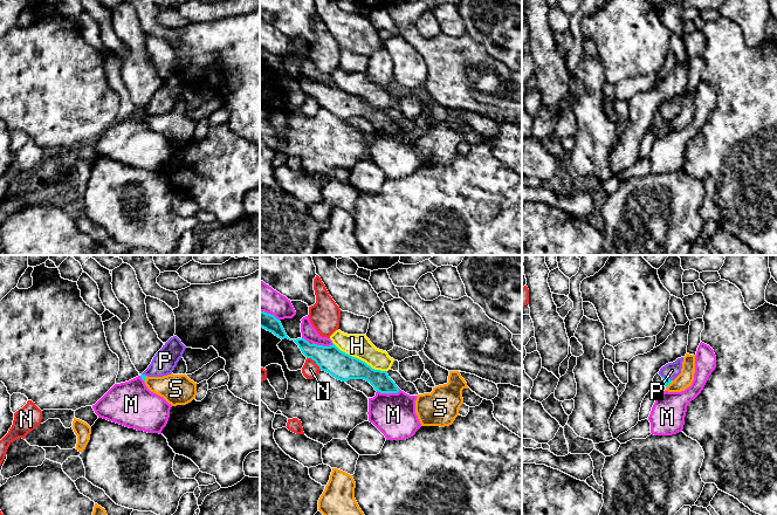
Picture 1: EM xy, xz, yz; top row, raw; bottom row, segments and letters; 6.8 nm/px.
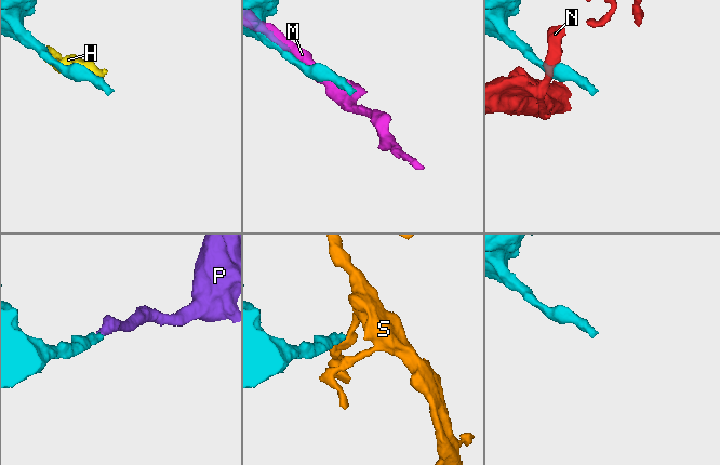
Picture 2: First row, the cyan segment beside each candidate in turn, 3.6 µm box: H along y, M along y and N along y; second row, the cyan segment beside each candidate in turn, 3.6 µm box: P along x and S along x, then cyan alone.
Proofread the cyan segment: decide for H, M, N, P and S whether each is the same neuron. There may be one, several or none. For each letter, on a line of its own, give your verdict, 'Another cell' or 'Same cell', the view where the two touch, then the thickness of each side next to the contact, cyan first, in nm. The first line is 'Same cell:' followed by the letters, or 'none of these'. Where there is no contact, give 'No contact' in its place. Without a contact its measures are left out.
Same cell: P
H: Another cell. Touches cyan in xz. Thickness 190 nm (cyan) against 160 nm
M: Another cell. Touches cyan in xz. Thickness 130 nm (cyan) against 300 nm
N: Another cell. Touches cyan in xz. Thickness 190 nm (cyan) against 110 nm
P: Same cell. Touches cyan in yz. Thickness 50 nm (cyan) against 110 nm
S: Another cell. Touches cyan in yz. Thickness 50 nm (cyan) against 110 nm

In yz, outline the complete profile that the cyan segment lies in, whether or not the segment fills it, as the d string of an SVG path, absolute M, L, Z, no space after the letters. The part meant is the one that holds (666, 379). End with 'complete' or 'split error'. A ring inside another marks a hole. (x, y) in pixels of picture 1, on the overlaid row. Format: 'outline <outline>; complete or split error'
outline M683 357L660 369L659 375L662 377L666 387L681 373L682 362Z; split error

